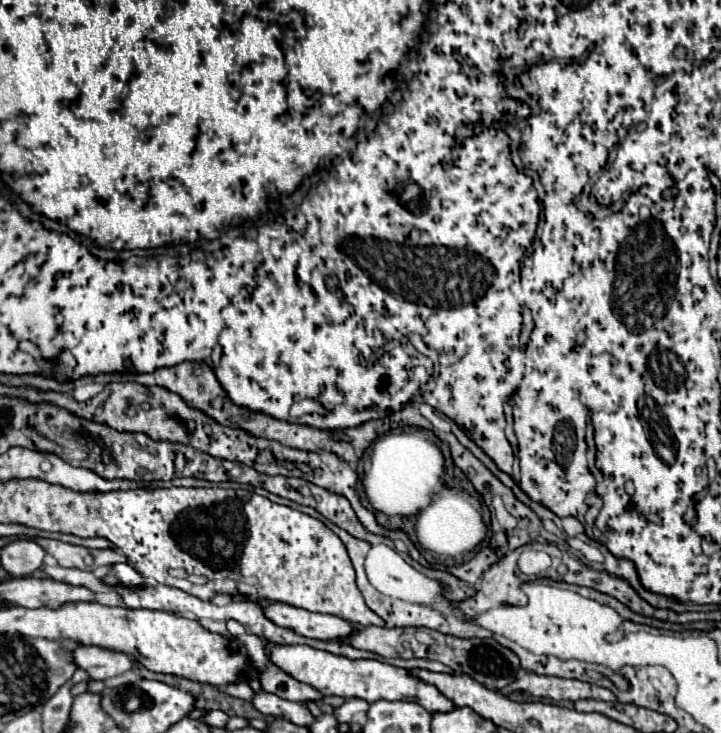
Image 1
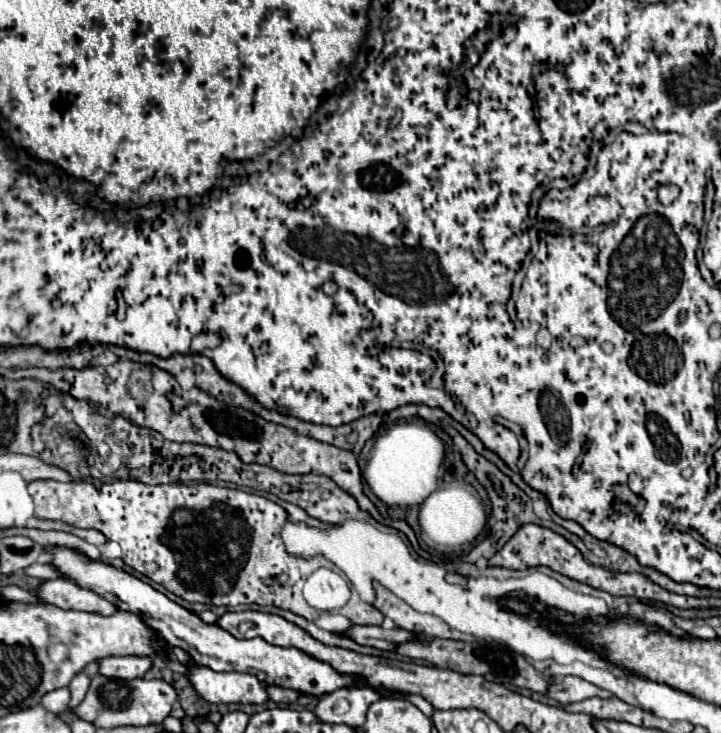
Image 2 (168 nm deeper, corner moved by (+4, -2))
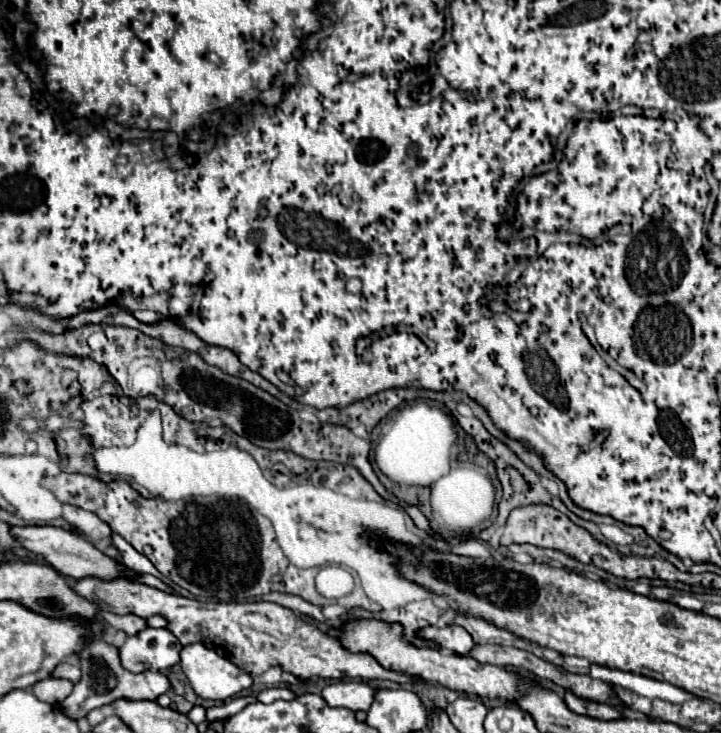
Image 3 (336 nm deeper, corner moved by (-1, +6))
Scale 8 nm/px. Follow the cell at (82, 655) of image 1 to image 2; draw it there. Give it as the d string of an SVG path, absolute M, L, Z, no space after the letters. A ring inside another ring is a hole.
M111 656L99 660L99 674L105 678L143 678L143 674L153 666L151 658L139 658L139 656Z

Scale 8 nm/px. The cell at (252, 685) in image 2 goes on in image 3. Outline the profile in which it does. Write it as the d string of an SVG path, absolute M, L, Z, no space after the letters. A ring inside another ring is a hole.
M192 644L192 646L184 646L182 652L182 670L186 674L186 678L190 680L190 686L194 688L194 692L200 698L208 698L208 700L228 700L232 696L236 696L238 692L246 690L252 686L254 678L246 672L242 672L238 666L234 666L232 662L228 662L226 658L218 656L212 648L206 648L204 644Z

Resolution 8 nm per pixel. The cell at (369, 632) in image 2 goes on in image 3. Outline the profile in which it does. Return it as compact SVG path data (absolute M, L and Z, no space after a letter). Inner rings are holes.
M428 626L424 630L420 630L420 636L434 640L436 644L440 644L444 650L456 652L456 654L468 654L470 648L474 648L474 640L472 636L462 628L462 626Z

